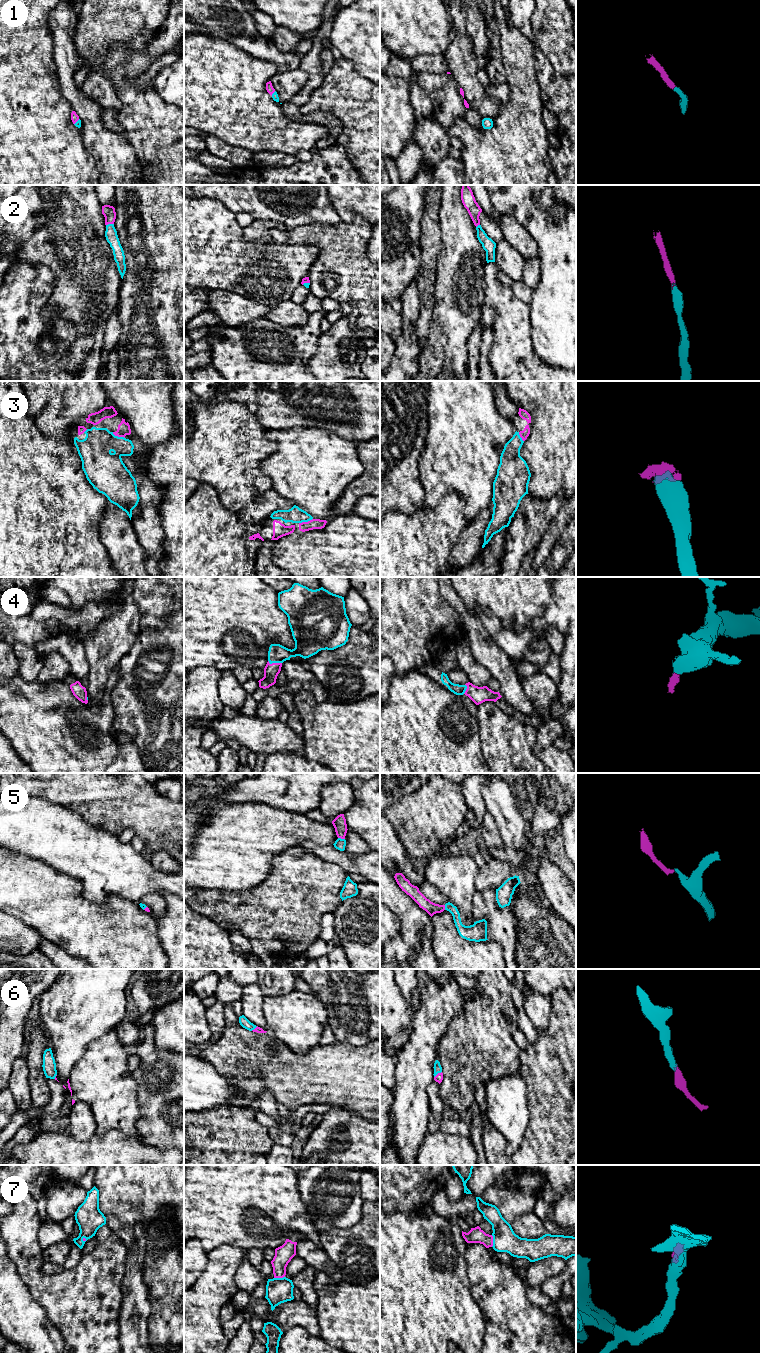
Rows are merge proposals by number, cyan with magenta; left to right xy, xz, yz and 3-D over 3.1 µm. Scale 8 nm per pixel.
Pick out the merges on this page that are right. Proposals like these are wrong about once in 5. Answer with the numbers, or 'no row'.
1, 2, 3, 4, 5, 6, 7

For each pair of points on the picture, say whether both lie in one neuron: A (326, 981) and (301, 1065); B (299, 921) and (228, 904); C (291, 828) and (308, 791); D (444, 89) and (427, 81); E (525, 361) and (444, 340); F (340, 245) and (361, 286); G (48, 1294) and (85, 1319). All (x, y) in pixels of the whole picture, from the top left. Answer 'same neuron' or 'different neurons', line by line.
A: different neurons
B: same neuron
C: different neurons
D: same neuron
E: different neurons
F: same neuron
G: same neuron

